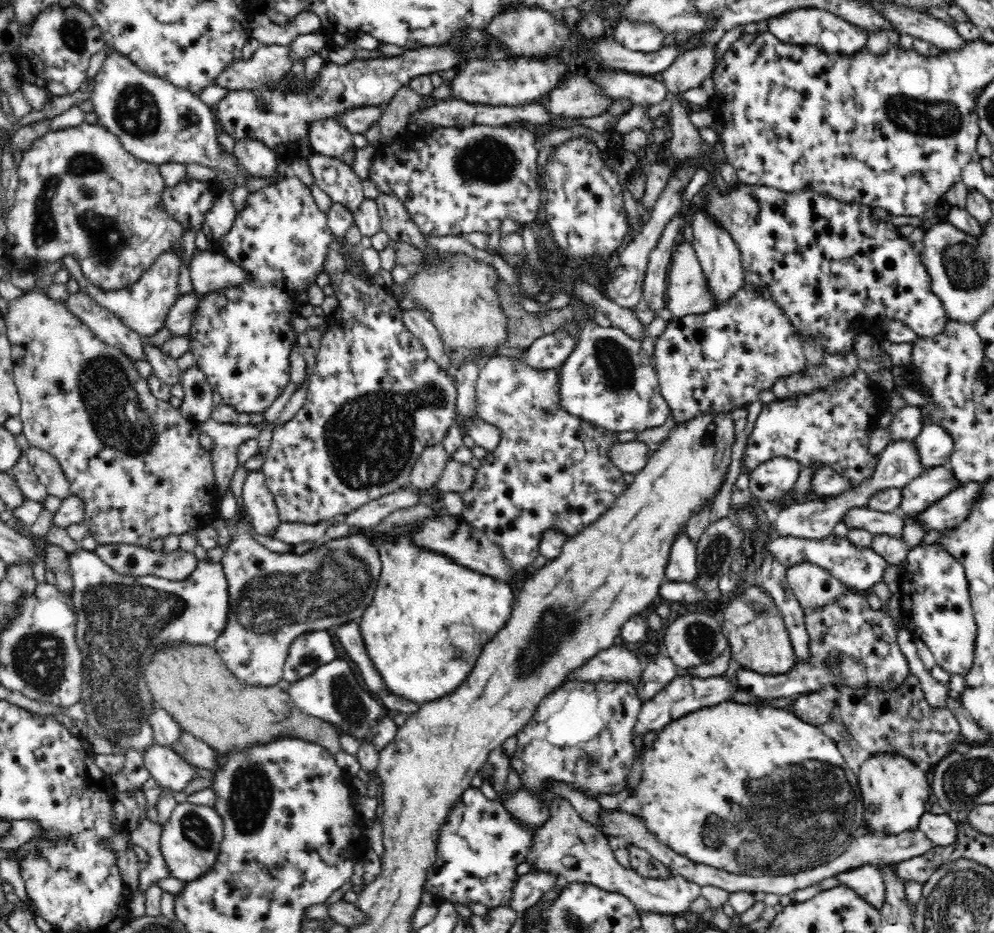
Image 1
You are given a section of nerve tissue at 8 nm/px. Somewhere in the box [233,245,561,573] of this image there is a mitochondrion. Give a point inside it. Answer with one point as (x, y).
(372, 438)

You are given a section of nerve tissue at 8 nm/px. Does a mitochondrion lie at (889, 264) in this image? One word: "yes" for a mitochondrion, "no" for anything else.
no

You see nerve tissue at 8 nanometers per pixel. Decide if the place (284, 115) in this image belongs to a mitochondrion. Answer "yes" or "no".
yes

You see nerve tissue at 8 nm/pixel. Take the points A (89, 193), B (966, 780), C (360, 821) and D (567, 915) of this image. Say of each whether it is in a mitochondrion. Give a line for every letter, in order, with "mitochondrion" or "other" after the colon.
A: mitochondrion
B: mitochondrion
C: other
D: mitochondrion

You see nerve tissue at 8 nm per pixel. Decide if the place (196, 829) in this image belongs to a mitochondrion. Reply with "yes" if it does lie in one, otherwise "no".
yes

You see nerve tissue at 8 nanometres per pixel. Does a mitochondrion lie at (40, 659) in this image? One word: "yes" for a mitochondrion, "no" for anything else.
yes

